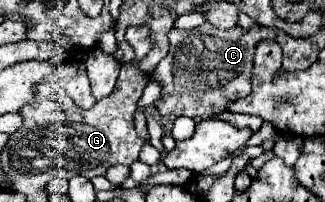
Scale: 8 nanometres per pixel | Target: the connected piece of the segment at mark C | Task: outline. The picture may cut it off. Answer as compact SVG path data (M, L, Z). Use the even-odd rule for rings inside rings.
M204 23L188 31L172 28L168 38L172 53L168 53L162 59L162 67L154 71L154 77L162 79L164 85L164 91L156 101L160 117L174 121L180 115L200 115L206 119L206 115L222 113L230 101L250 95L254 51L258 41L270 39L270 29L262 25L254 25L248 31L242 27L218 29L210 23Z

